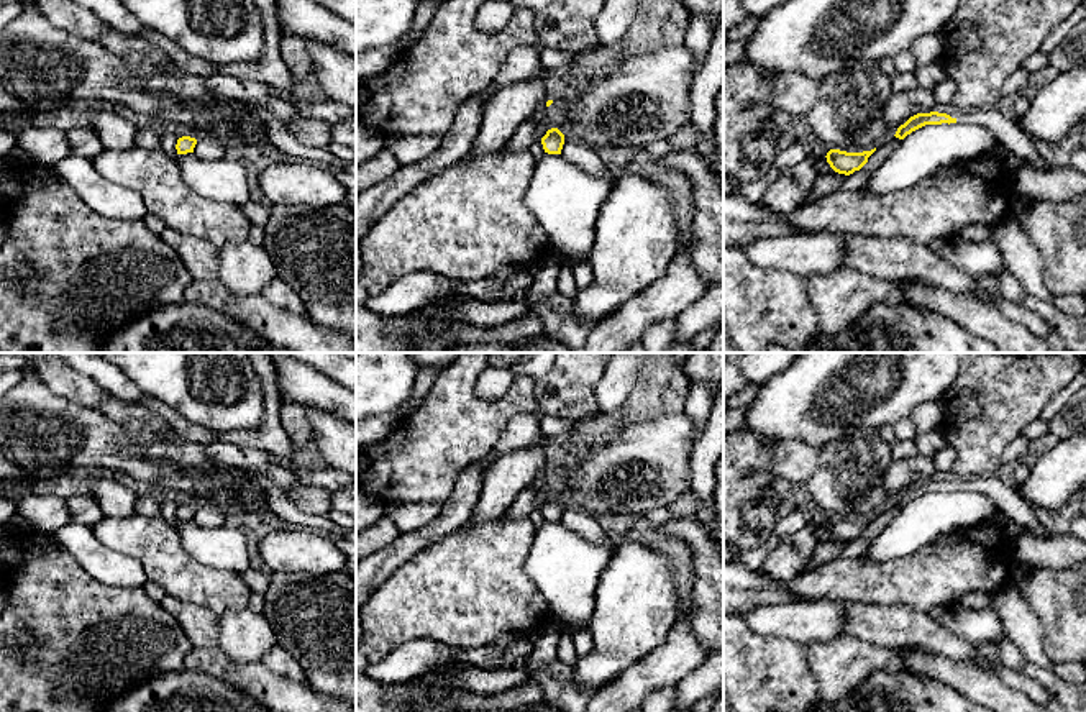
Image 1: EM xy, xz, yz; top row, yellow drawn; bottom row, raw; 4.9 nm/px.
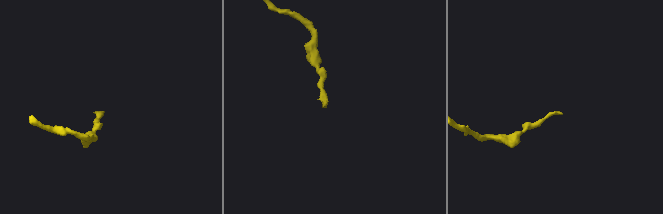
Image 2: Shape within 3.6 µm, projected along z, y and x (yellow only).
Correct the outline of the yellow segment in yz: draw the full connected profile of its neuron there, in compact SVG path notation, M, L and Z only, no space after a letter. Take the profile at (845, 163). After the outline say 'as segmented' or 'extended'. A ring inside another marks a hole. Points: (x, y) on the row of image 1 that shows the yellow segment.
M876 148L863 153L846 153L840 149L830 149L825 157L835 172L850 176L855 171L860 171L868 162L868 157L874 151Z | as segmented

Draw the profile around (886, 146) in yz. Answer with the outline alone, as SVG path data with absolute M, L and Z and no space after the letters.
M896 136L884 139L876 148L876 151L868 157L868 162L861 169L876 171L881 166L881 162L896 149L899 143L901 139Z

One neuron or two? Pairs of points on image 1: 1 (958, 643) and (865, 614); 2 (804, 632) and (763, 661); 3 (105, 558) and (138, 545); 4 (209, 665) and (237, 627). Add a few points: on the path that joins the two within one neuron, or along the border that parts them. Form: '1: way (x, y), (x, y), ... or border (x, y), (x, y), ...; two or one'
1: way (935, 638), (916, 629), (888, 625); one
2: border (753, 632), (789, 638), (806, 647); two
3: border (91, 529), (107, 547), (133, 556), (148, 578); two
4: border (217, 645), (237, 661), (258, 661); two

